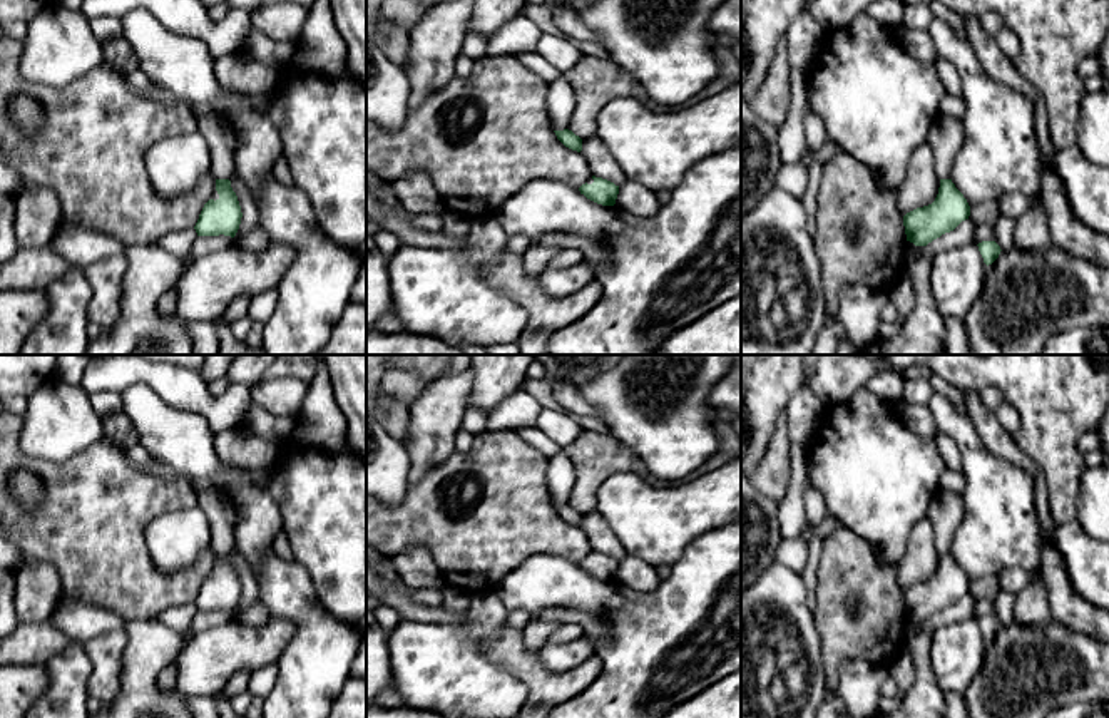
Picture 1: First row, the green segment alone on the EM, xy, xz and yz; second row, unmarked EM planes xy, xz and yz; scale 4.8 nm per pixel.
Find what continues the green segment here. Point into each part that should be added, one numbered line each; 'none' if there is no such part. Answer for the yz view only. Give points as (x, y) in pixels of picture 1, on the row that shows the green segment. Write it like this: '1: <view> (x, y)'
1: yz (945, 134)

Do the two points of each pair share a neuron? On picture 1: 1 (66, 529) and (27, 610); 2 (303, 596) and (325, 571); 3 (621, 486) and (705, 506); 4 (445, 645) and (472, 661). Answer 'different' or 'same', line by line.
1: different
2: different
3: same
4: same

